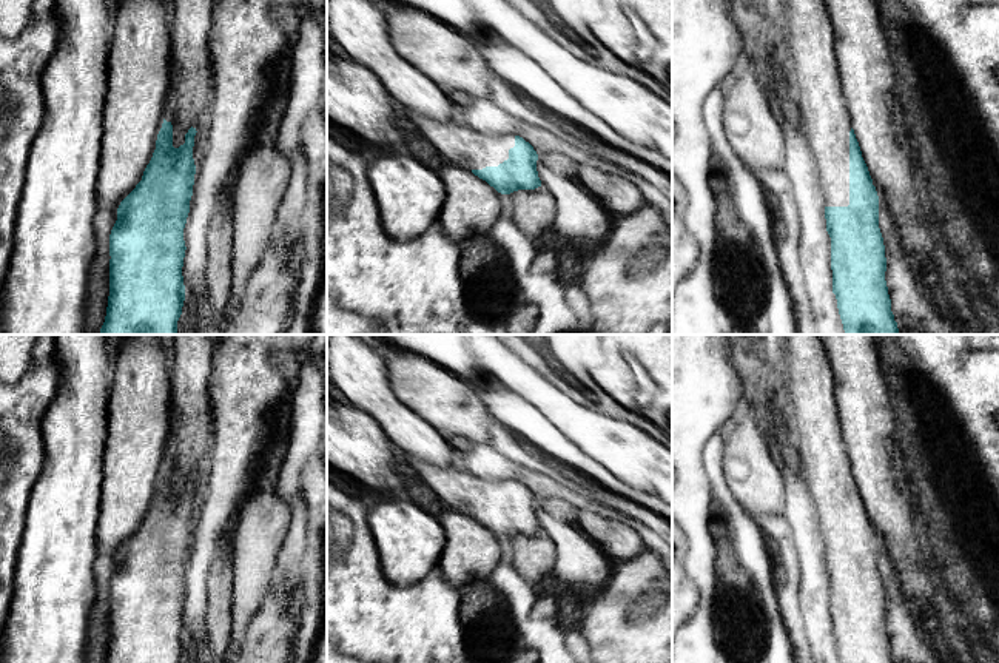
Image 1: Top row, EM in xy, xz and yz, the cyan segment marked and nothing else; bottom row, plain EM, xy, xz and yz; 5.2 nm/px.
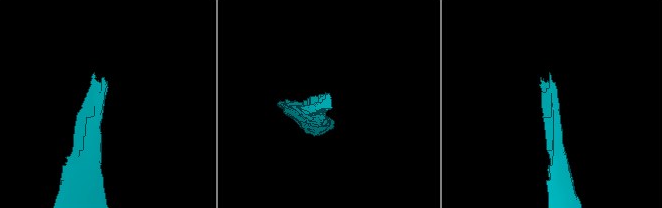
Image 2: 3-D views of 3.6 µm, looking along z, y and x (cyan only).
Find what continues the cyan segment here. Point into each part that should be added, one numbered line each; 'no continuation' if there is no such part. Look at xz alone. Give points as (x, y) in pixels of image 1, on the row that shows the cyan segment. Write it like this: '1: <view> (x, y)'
1: xz (460, 144)

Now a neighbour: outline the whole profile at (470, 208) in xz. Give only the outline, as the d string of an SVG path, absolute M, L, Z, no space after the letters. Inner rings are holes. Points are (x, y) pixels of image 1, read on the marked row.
M446 160L439 177L446 187L438 220L444 234L461 245L489 234L503 211L501 193L472 171Z

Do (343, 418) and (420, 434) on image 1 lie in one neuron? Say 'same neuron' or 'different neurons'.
different neurons

